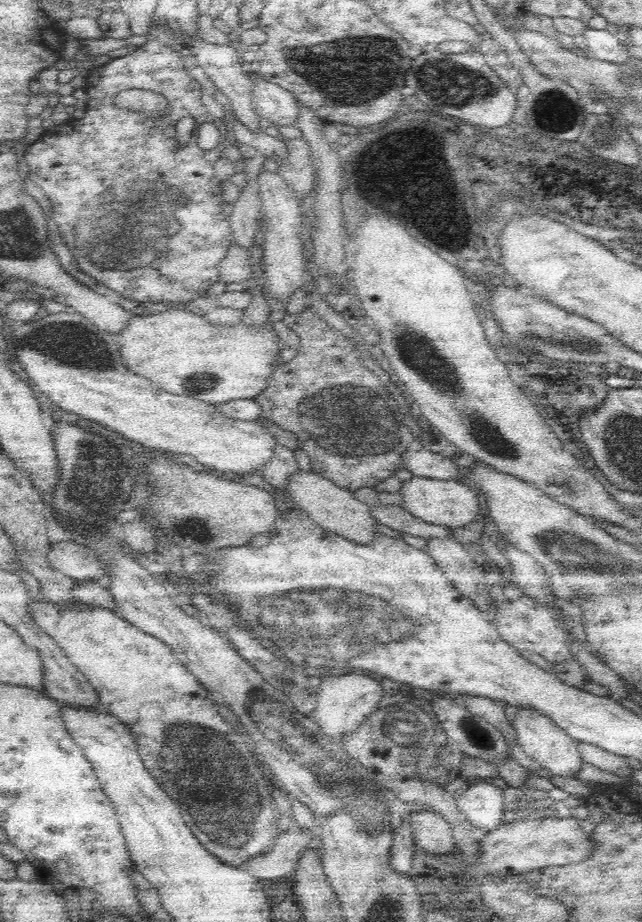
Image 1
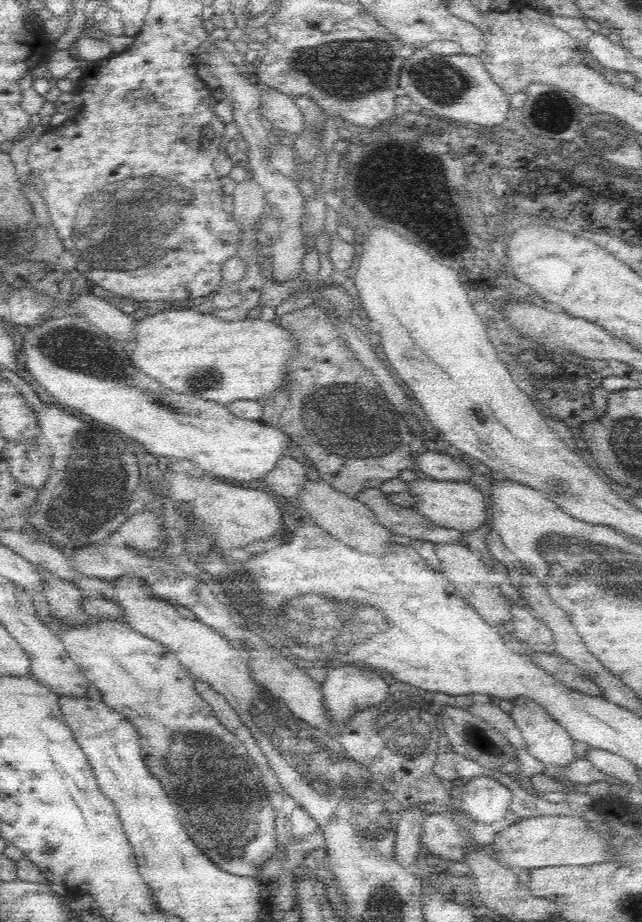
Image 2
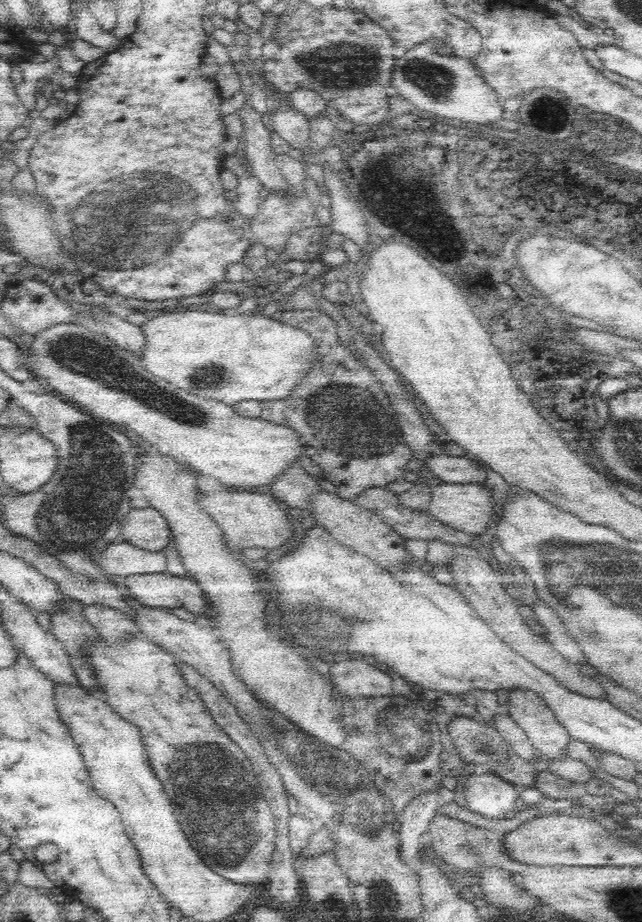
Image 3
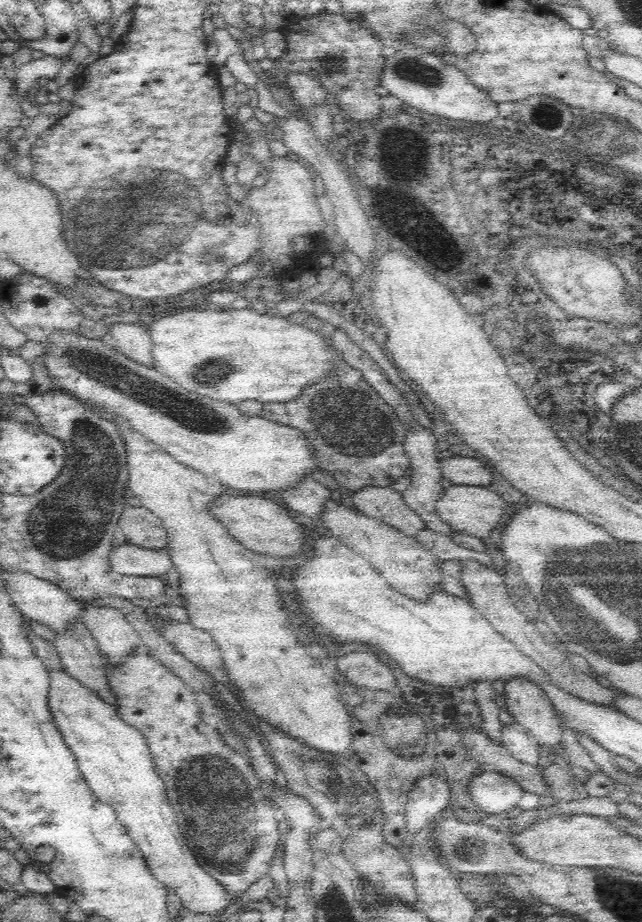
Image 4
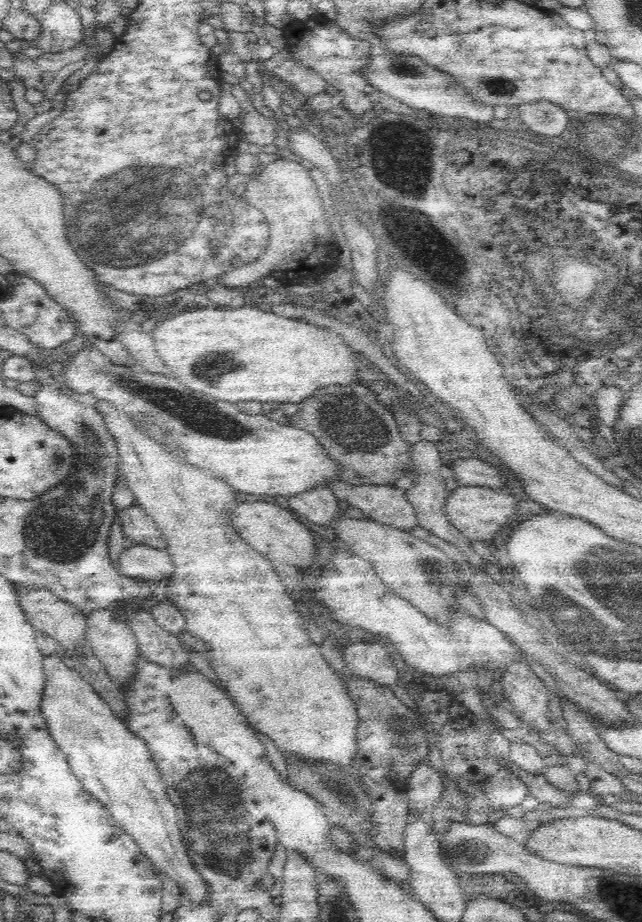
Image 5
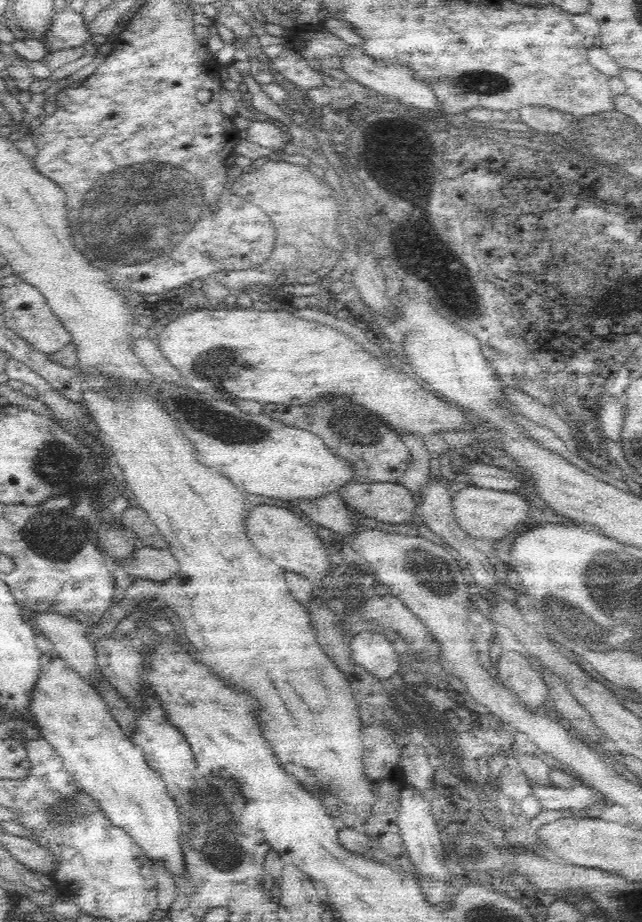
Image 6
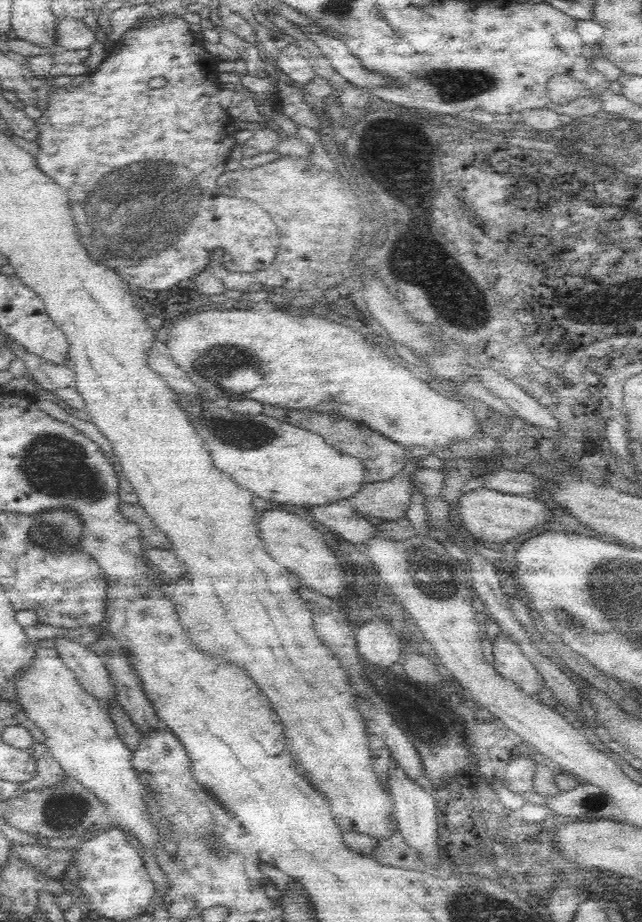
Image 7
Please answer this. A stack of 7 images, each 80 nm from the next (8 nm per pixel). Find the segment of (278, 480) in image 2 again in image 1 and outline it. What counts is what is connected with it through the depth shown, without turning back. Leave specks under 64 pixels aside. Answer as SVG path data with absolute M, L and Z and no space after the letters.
M274 442L272 456L270 460L266 460L260 472L268 484L282 489L282 486L286 484L286 478L294 474L296 470L299 469L293 451L281 443Z

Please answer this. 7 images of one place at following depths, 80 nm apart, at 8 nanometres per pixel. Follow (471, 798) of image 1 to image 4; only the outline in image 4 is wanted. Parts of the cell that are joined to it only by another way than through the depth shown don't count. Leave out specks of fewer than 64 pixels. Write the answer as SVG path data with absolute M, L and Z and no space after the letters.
M482 770L468 782L468 795L472 797L472 803L478 811L487 815L505 815L508 810L515 808L525 790L516 781L500 774L494 770Z

